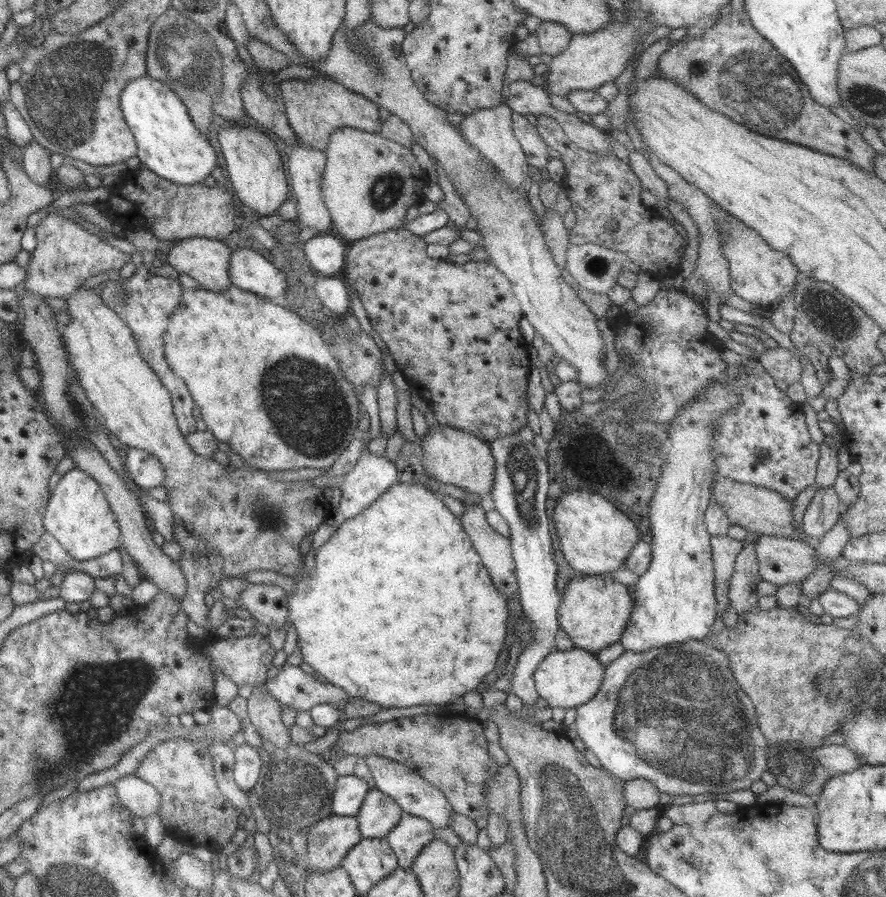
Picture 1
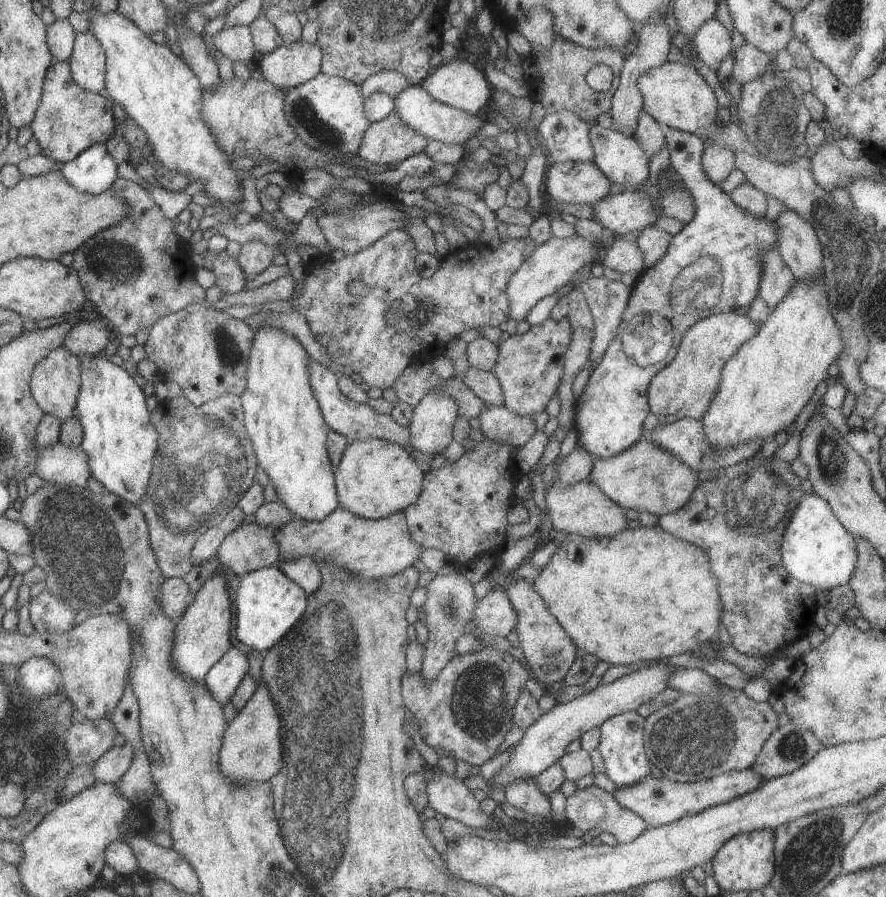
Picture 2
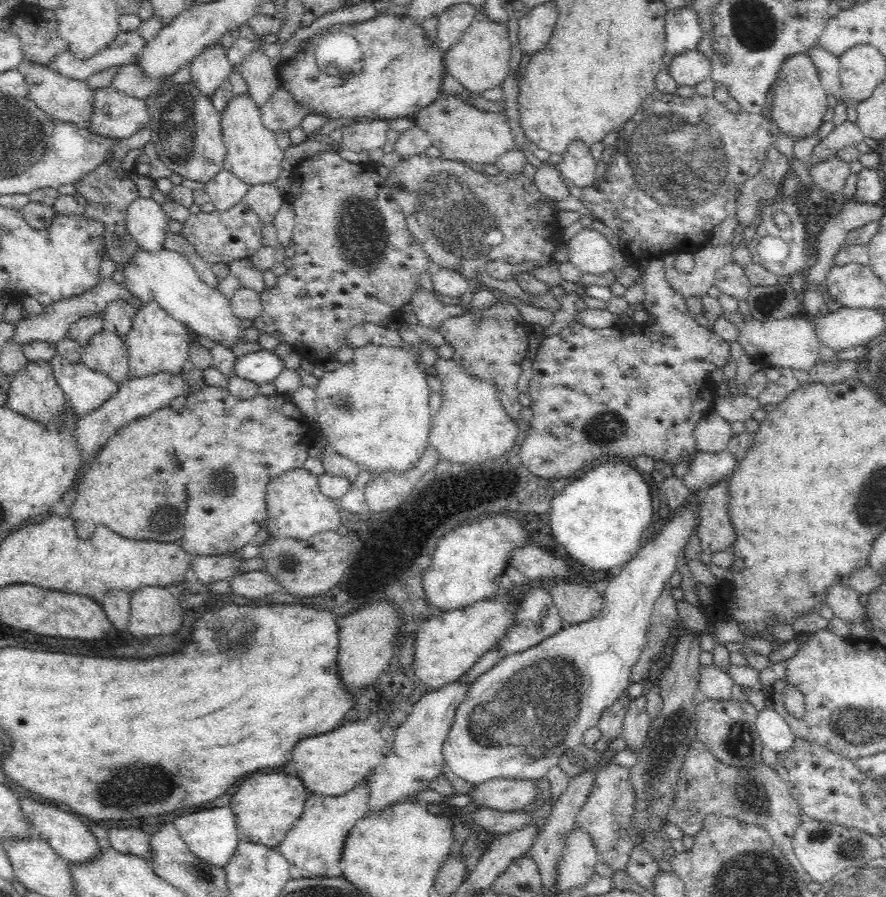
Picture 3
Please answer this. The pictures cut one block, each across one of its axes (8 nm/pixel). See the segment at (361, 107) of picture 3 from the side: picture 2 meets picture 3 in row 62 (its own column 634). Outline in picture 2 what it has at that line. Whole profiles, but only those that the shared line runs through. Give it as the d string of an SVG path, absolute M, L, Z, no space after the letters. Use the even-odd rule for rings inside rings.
M665 126L665 136L670 152L671 168L678 174L680 182L691 193L696 206L696 214L694 214L694 217L688 224L685 224L680 233L672 238L671 244L662 260L639 274L638 279L634 283L632 294L623 316L622 325L632 320L636 314L660 314L660 316L670 320L674 328L673 346L670 354L663 362L642 368L632 363L623 352L620 334L614 338L614 341L606 350L602 361L591 372L590 380L586 384L584 393L576 401L575 428L578 434L577 444L580 444L580 448L584 448L586 454L590 454L593 458L606 459L617 456L643 438L643 433L645 432L643 430L643 423L646 416L650 413L647 391L652 378L660 370L663 370L668 362L675 358L684 334L696 322L714 314L750 307L750 304L759 295L760 280L762 280L762 272L764 272L764 262L762 262L760 254L764 250L770 250L770 248L777 246L780 236L780 228L776 226L775 221L766 221L764 216L760 218L760 216L752 216L752 212L744 212L744 208L738 208L736 202L733 202L732 198L725 194L719 185L713 184L712 180L708 180L708 176L702 170L702 156L705 149L704 140L698 134L683 132ZM676 278L694 278L694 280L698 281L697 289L702 294L704 292L718 292L720 294L718 302L714 306L704 308L704 310L694 308L692 311L687 311L690 303L689 295L678 290L672 291Z

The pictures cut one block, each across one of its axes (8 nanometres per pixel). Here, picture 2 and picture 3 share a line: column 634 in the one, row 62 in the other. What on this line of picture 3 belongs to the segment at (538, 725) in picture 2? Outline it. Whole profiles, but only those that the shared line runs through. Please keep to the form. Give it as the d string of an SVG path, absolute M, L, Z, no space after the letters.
M692 50L676 55L669 66L671 79L677 86L695 86L710 78L711 60L702 53Z

